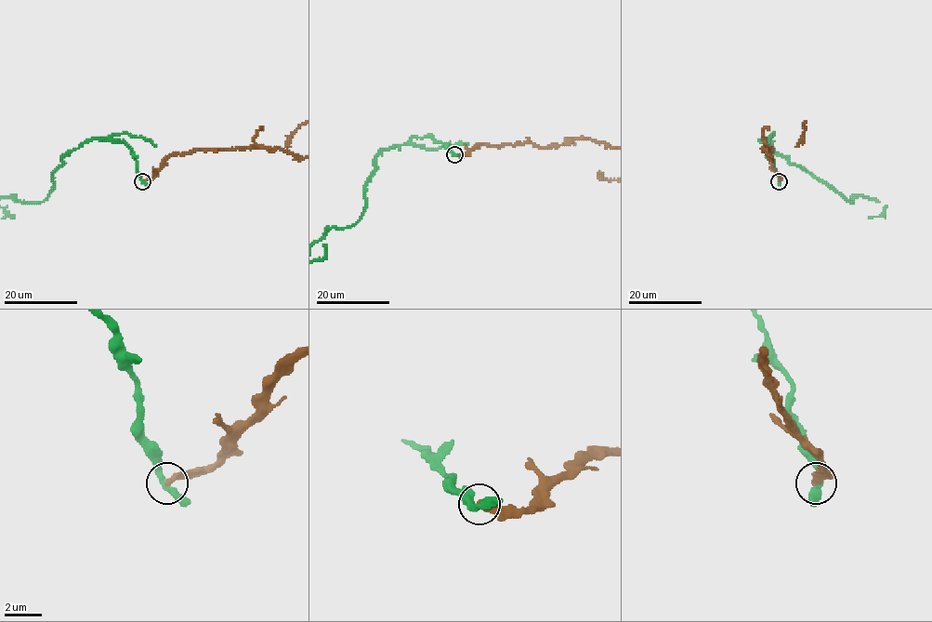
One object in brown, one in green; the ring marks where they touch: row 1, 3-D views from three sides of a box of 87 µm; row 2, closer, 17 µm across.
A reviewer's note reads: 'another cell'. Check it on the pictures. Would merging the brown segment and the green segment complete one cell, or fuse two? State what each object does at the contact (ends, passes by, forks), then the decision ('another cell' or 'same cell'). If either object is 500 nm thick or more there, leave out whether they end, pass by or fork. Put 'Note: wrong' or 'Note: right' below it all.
brown ends there; green passes by; another cell
Note: right

